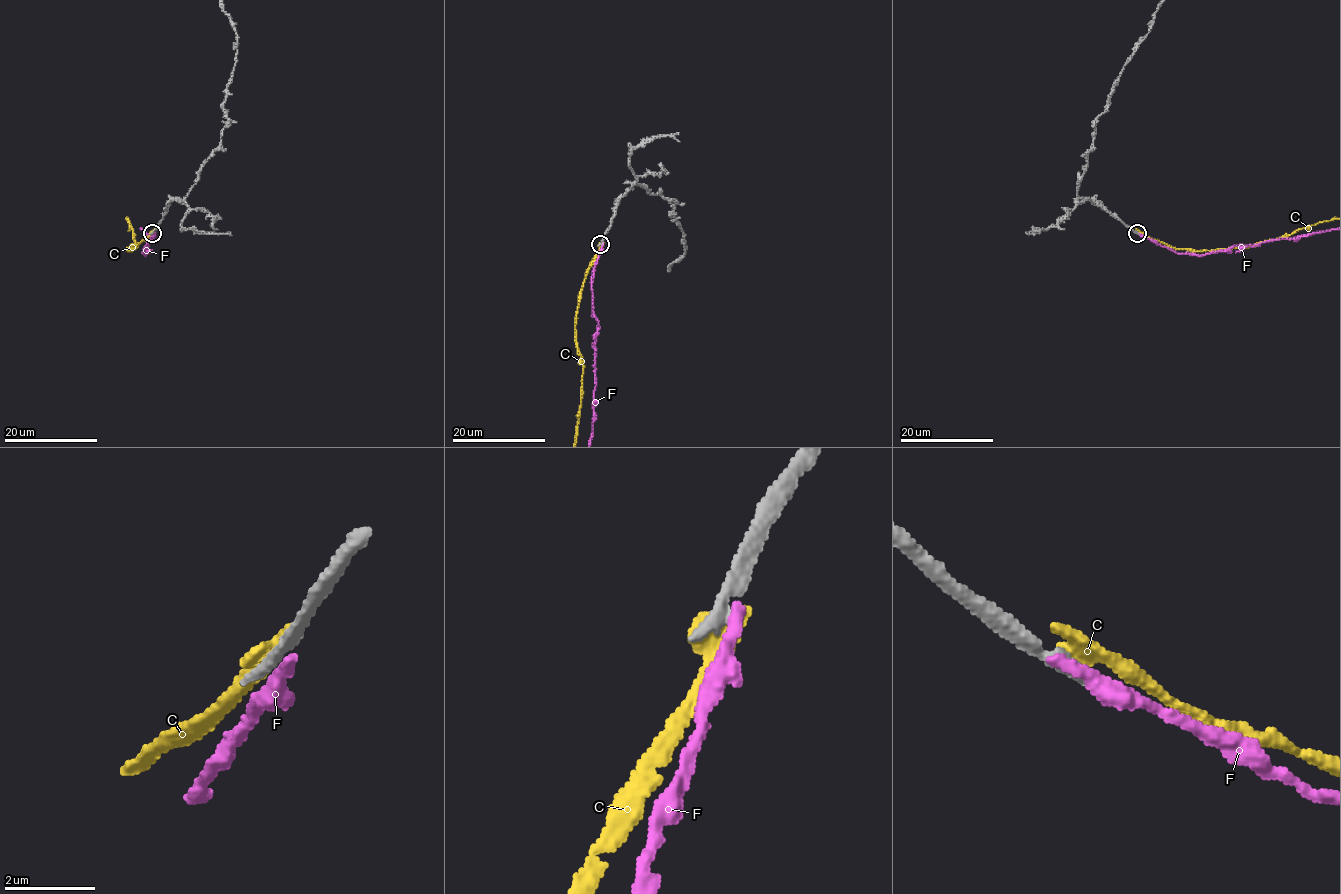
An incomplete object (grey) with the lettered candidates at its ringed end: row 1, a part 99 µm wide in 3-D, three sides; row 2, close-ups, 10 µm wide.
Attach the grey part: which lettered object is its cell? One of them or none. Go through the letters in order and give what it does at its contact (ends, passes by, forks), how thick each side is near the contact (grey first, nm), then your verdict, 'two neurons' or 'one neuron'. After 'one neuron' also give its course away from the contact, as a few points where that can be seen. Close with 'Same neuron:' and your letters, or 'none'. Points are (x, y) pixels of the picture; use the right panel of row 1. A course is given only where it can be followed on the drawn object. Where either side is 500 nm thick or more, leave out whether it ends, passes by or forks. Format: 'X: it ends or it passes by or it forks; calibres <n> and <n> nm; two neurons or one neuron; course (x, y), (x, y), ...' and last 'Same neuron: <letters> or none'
C: calibres 340 and 500 nm; two neurons
F: it ends; calibres 360 and 320 nm; two neurons
Same neuron: none

